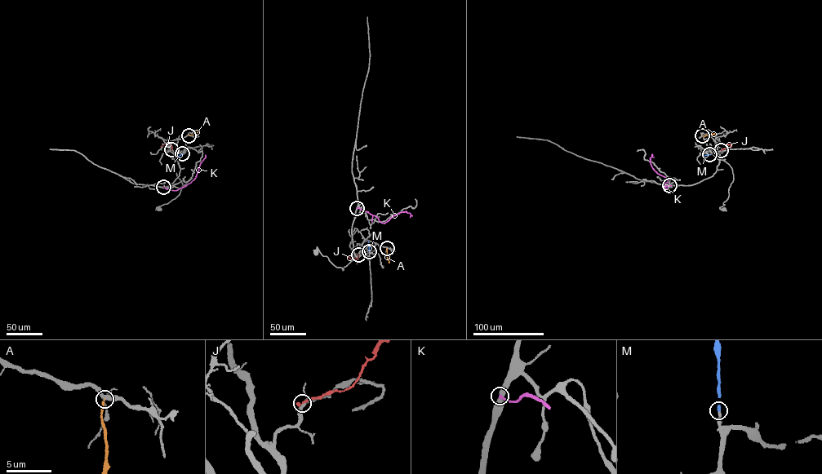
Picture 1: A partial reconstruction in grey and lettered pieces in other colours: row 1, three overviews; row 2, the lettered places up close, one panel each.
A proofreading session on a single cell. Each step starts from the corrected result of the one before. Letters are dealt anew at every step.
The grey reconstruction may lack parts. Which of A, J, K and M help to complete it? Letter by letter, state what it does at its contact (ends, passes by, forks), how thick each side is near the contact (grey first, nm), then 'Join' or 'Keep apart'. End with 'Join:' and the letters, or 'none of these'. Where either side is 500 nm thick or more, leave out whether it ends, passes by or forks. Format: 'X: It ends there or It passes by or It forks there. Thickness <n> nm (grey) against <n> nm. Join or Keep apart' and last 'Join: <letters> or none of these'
A: It ends there. Thickness 440 nm (grey) against 160 nm. Keep apart
J: It passes by. Thickness 260 nm (grey) against 160 nm. Keep apart
K: It ends there. Thickness 480 nm (grey) against 190 nm. Keep apart
M: It ends there. Thickness 190 nm (grey) against 200 nm. Join
Join: M

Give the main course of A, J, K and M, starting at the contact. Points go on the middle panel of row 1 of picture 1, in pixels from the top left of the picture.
A: (387, 248), (388, 263)
J: (358, 254), (357, 259), (347, 256)
K: (357, 208), (375, 216), (383, 223), (402, 212), (412, 215)
M: (369, 251), (368, 241)

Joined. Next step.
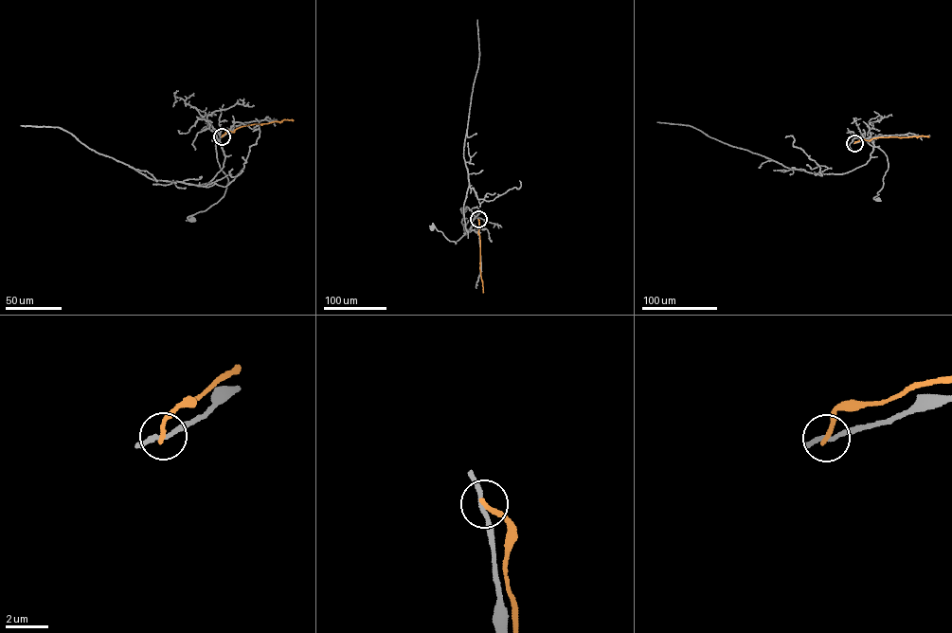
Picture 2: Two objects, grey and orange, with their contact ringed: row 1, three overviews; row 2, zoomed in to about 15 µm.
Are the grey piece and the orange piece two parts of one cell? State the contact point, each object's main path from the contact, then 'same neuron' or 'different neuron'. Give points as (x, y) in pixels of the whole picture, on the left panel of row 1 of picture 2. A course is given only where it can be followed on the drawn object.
at (222, 136); grey runs (222, 136), (232, 129), (221, 130), (215, 145), (228, 179), (224, 194), (188, 218), (191, 219); orange runs (222, 136), (227, 130), (233, 132), (243, 126), (293, 120); different neuron

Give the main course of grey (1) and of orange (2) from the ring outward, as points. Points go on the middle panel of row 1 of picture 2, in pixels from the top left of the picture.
1: (478, 219), (478, 233), (474, 230), (467, 232), (456, 244), (433, 223), (432, 227)
2: (478, 219), (483, 293)

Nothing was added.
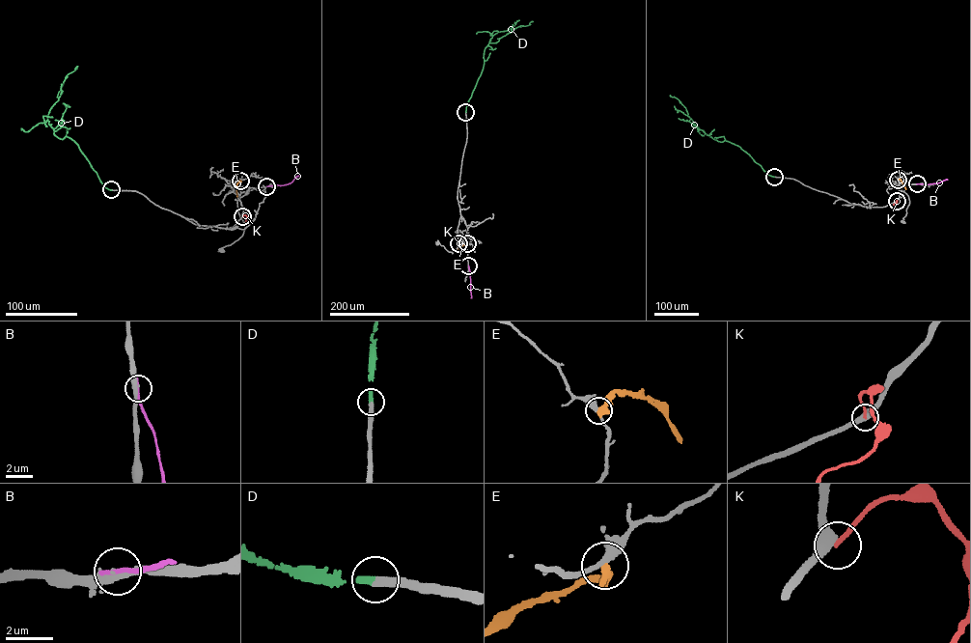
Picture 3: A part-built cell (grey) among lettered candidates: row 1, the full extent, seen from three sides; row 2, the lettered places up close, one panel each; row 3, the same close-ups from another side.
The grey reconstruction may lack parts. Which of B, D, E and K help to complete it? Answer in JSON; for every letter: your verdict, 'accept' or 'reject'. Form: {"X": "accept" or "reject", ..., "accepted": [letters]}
{"B": "reject", "D": "accept", "E": "reject", "K": "reject", "accepted": ["D"]}

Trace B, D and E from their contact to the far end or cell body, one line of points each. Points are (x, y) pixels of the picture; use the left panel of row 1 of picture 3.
B: (266, 186), (288, 184), (298, 176)
D: (111, 189), (104, 186), (75, 142), (66, 136), (60, 139), (55, 135), (47, 120), (66, 76), (77, 66)
E: (241, 181), (236, 186), (237, 197)

